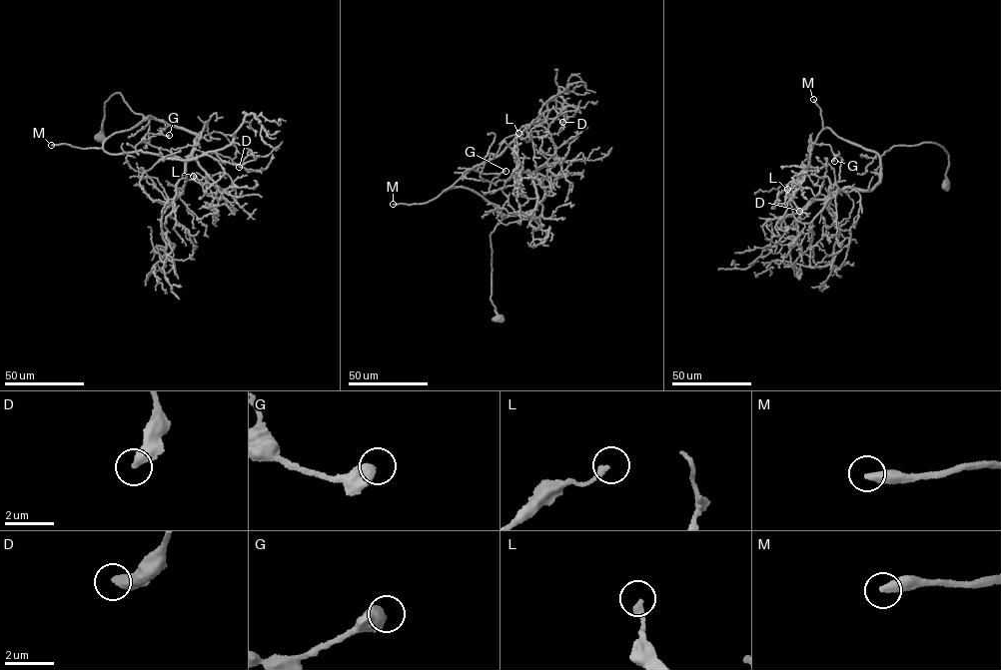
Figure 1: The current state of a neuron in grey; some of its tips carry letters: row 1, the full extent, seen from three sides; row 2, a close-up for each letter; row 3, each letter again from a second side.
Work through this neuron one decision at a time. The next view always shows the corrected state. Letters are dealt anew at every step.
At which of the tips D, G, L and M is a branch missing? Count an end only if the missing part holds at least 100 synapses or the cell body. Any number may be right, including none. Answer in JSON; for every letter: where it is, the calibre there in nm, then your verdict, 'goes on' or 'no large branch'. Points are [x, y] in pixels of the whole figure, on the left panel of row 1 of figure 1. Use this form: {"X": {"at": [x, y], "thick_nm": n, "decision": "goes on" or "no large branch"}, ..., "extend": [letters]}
{"D": {"at": [239, 167], "thick_nm": 440, "decision": "no large branch"}, "G": {"at": [169, 135], "thick_nm": 600, "decision": "no large branch"}, "L": {"at": [193, 176], "thick_nm": 240, "decision": "no large branch"}, "M": {"at": [51, 145], "thick_nm": 360, "decision": "goes on"}, "extend": ["M"]}

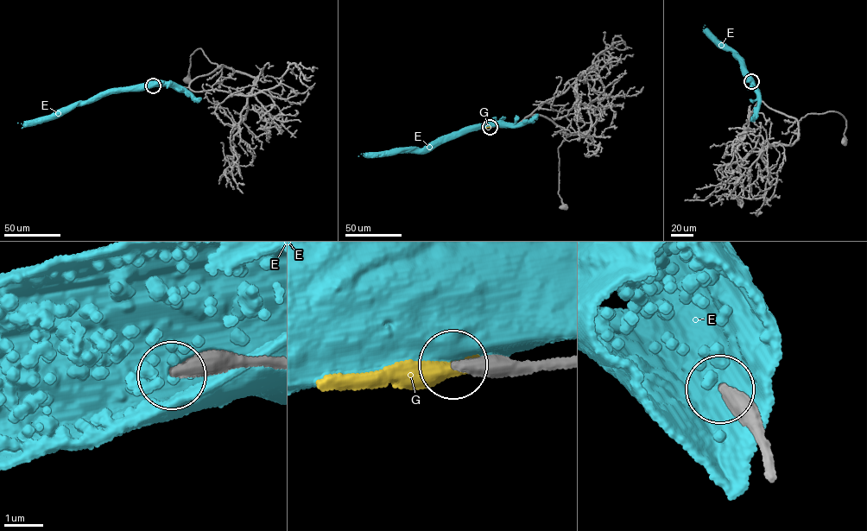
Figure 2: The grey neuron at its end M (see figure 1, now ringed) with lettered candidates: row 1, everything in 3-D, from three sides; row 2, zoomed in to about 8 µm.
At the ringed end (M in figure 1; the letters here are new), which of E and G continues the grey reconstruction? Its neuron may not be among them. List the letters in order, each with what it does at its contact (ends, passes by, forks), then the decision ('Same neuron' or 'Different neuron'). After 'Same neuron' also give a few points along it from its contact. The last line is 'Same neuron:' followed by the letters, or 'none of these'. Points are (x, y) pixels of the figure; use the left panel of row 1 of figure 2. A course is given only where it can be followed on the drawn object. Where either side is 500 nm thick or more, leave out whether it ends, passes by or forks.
E: Different neuron
G: It ends there. Different neuron
Same neuron: none of these

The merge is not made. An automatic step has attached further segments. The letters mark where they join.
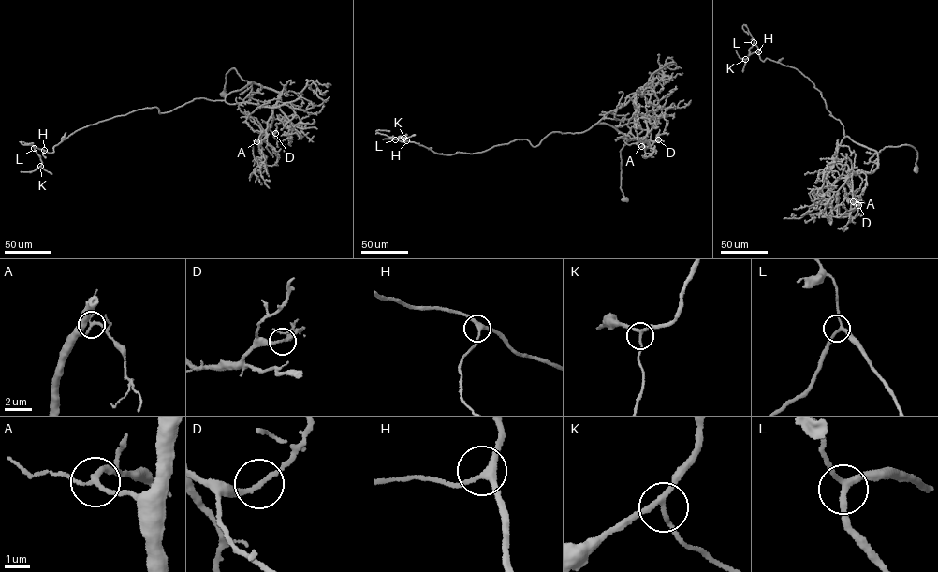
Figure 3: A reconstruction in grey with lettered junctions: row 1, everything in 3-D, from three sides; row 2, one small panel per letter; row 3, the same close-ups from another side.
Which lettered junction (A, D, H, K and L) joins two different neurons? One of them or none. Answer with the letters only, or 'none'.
none

